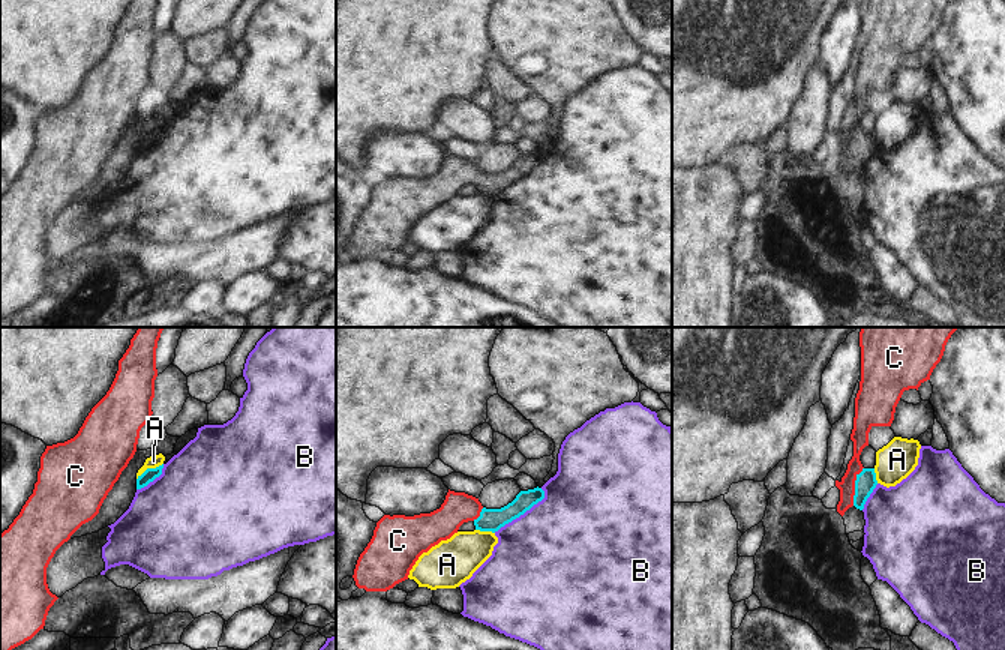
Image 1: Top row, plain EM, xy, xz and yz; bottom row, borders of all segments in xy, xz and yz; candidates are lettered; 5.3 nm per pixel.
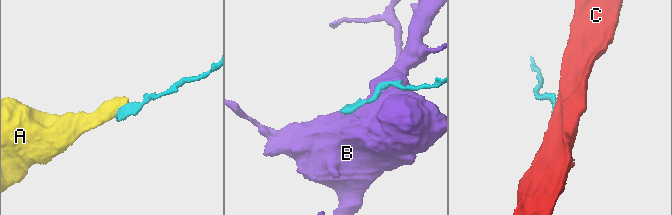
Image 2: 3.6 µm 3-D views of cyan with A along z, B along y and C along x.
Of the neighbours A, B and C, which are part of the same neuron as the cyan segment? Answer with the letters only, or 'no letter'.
C

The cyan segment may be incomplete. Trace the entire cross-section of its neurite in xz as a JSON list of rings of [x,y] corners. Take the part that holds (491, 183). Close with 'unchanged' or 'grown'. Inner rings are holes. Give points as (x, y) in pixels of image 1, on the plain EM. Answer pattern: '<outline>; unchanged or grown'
[[[537,150],[520,155],[501,173],[486,173],[478,162],[448,153],[441,171],[430,177],[384,179],[357,224],[356,249],[366,255],[387,255],[408,243],[418,221],[450,203],[464,186],[472,185],[476,194],[495,197],[543,162],[544,155]]]; grown

